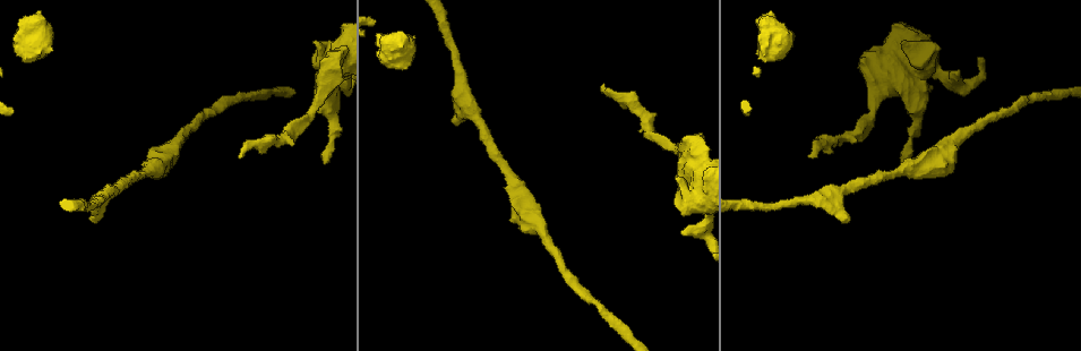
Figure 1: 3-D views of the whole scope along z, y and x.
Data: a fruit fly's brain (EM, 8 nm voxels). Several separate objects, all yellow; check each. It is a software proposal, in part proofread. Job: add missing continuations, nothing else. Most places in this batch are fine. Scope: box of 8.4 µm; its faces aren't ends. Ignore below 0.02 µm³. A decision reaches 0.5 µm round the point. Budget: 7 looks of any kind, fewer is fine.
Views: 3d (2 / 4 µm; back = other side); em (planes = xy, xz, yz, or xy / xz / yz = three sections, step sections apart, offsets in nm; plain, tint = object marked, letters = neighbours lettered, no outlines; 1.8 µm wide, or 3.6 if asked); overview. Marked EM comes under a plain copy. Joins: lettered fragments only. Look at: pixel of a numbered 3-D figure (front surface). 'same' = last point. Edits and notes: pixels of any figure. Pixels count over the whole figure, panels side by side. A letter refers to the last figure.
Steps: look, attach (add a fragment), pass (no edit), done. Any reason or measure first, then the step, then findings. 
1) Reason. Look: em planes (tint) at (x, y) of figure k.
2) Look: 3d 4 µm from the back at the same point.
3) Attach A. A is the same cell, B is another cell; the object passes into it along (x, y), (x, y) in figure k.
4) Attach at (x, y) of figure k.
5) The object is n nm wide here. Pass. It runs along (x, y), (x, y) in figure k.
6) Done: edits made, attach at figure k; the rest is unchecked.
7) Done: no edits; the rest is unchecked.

Branch stops here. Look: em planes (letters) at (809, 157) of figure 1.

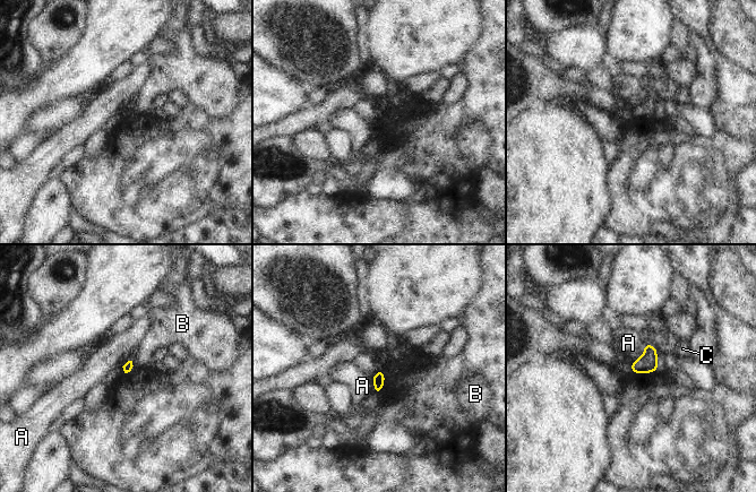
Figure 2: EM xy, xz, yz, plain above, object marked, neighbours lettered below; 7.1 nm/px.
Pass. A, B and C are other cells; a border runs along (645, 344), (644, 352), (630, 364) in figure 2; none of them fits.

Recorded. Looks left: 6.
Free end. Look: em planes (letters) at (327, 163) of figure 1.

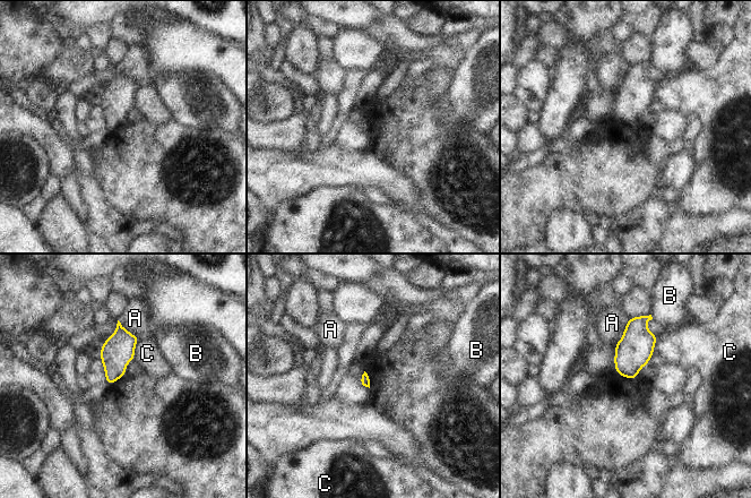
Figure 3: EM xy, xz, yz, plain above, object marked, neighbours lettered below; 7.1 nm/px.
Pass. A, B and C are other cells; a border runs along (139, 338), (135, 346), (134, 358) in figure 3; none of them fits.

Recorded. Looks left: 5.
Look: 3d 4 µm at (454, 124) of figure 1.

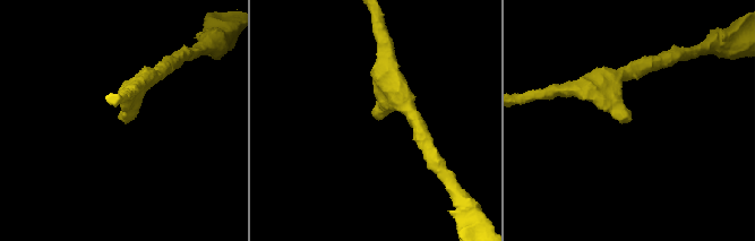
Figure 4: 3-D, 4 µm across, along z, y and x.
Now the EM. Look: em planes (letters) at (378, 118) of figure 4.

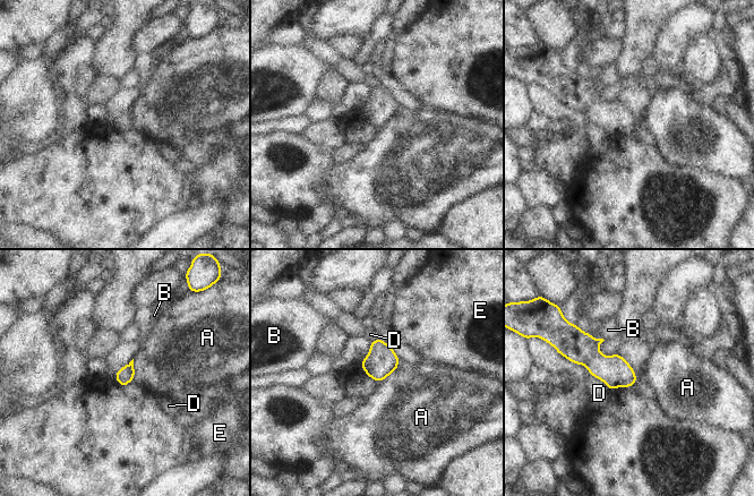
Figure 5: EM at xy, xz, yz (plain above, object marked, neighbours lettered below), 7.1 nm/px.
The object is 120 nm wide here. Pass. A, B, D and E are other cells; a border runs along (133, 359), (134, 379) in figure 5; no lettered fragment goes on from it.

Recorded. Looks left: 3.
Done: no edits; the rest is unchecked.

